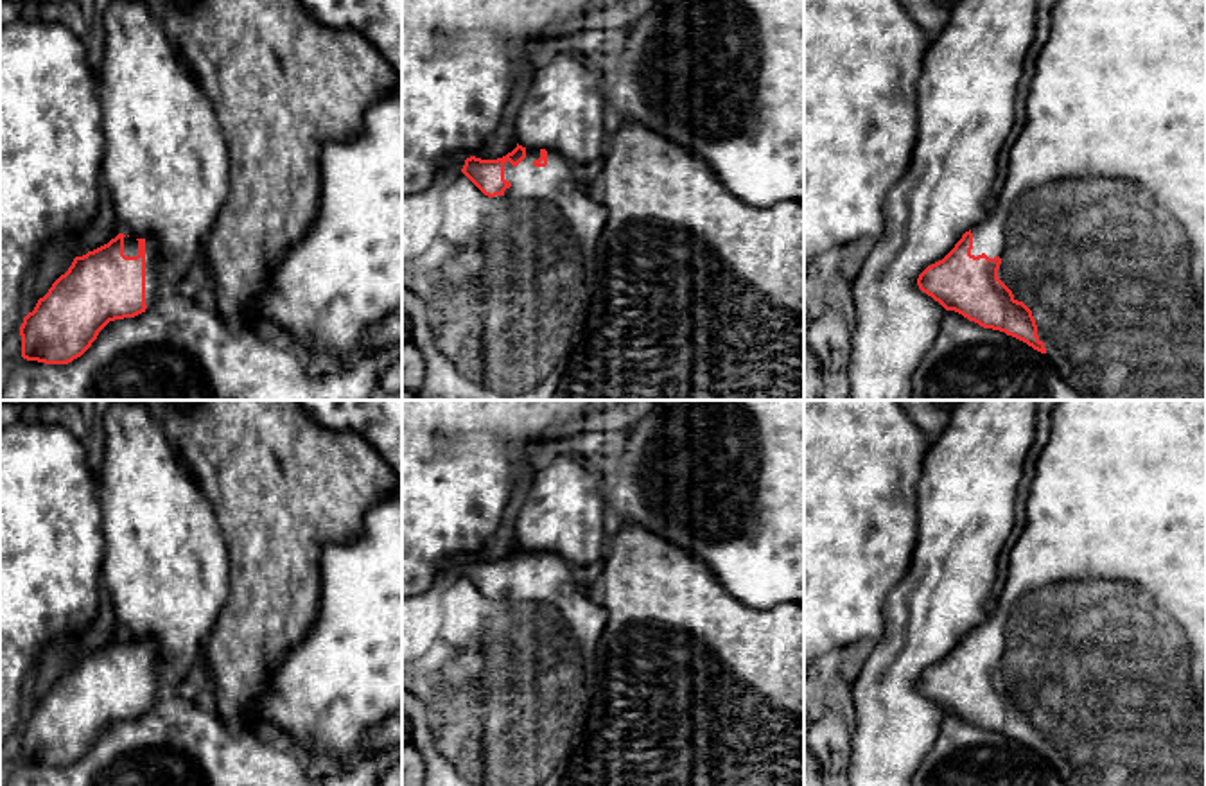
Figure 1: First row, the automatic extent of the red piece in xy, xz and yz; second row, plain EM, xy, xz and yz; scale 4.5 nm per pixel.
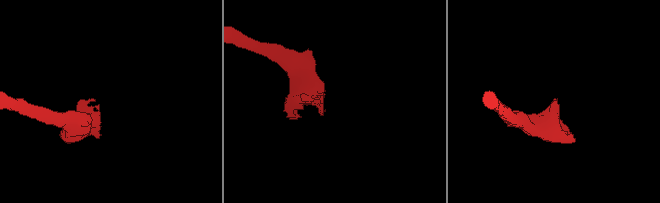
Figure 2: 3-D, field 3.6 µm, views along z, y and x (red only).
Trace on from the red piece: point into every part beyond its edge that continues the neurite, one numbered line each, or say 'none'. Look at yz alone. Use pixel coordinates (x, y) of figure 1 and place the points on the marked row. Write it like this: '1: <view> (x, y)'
1: yz (1101, 219)

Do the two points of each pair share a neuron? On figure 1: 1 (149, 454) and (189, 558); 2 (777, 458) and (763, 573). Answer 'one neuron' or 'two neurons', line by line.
1: one neuron
2: one neuron

